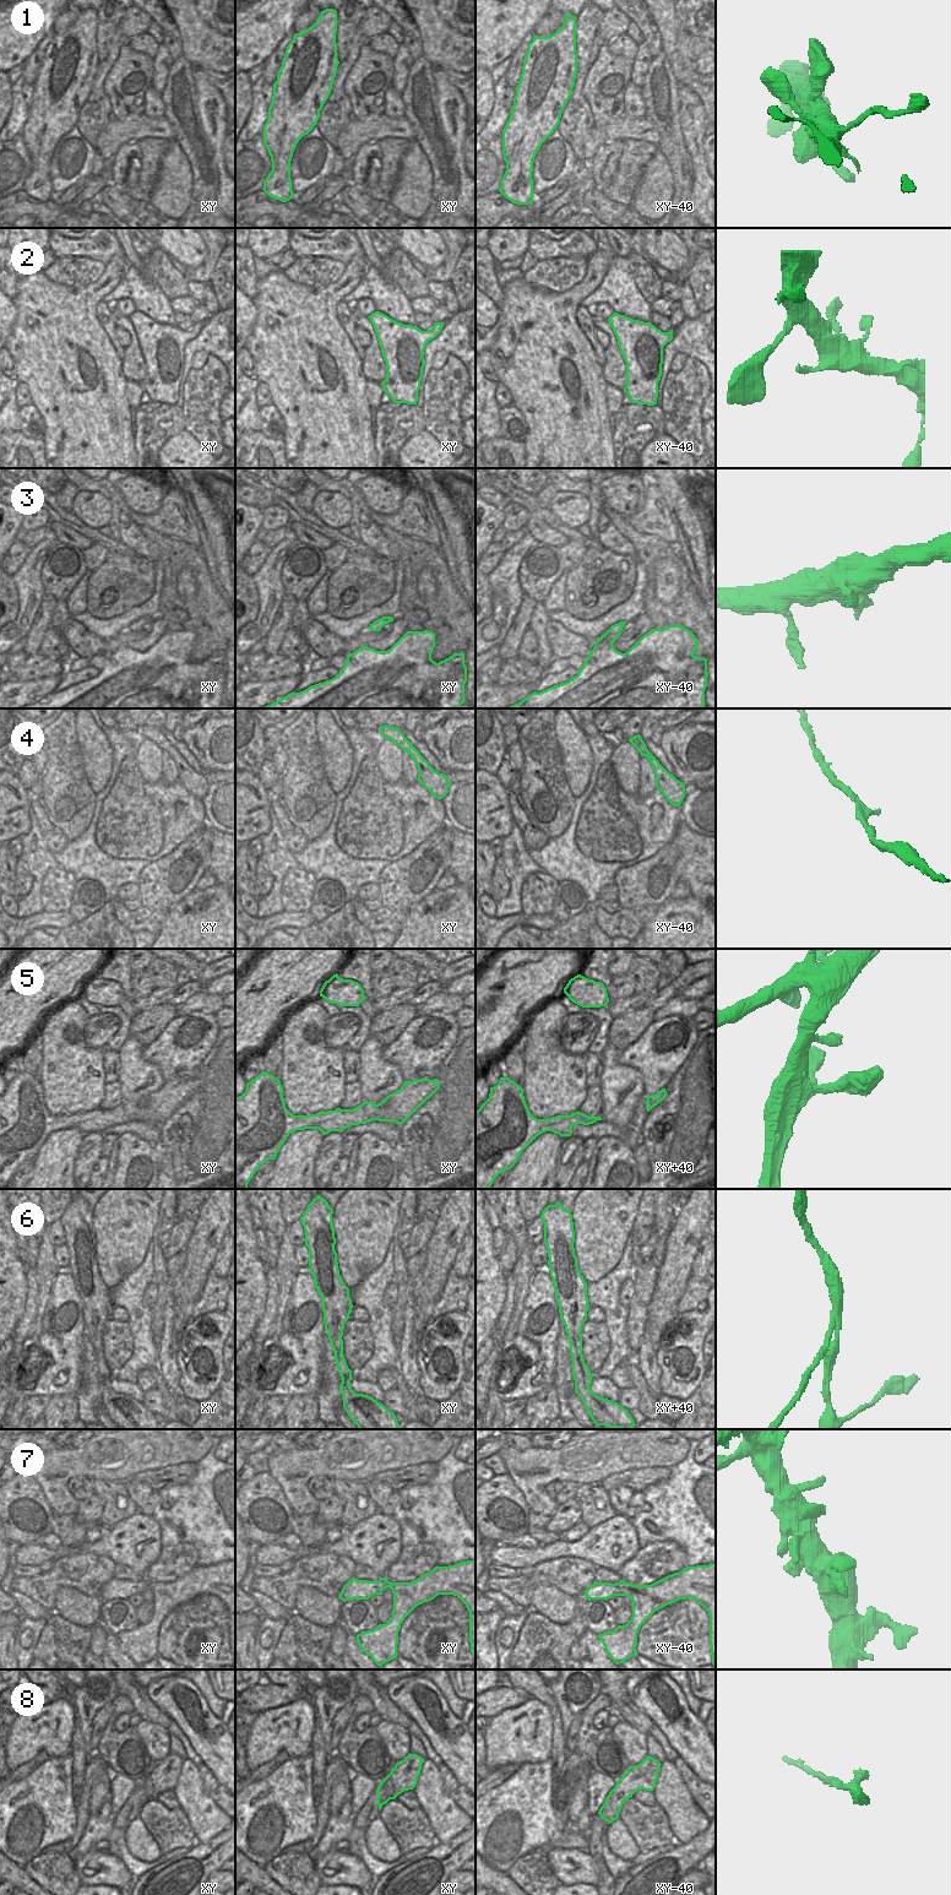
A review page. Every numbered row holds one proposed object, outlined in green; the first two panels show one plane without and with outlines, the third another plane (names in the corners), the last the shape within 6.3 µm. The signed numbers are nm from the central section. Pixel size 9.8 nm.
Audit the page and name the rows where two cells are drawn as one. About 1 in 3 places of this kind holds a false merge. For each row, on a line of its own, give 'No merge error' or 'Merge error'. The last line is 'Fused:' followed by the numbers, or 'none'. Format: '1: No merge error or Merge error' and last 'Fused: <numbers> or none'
1: No merge error
2: No merge error
3: No merge error
4: No merge error
5: No merge error
6: Merge error
7: No merge error
8: No merge error
Fused: 6.

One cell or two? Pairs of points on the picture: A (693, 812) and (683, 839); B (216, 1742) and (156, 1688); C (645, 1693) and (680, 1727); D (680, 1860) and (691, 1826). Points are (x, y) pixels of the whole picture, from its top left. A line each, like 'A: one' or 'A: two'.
A: two
B: one
C: one
D: two

